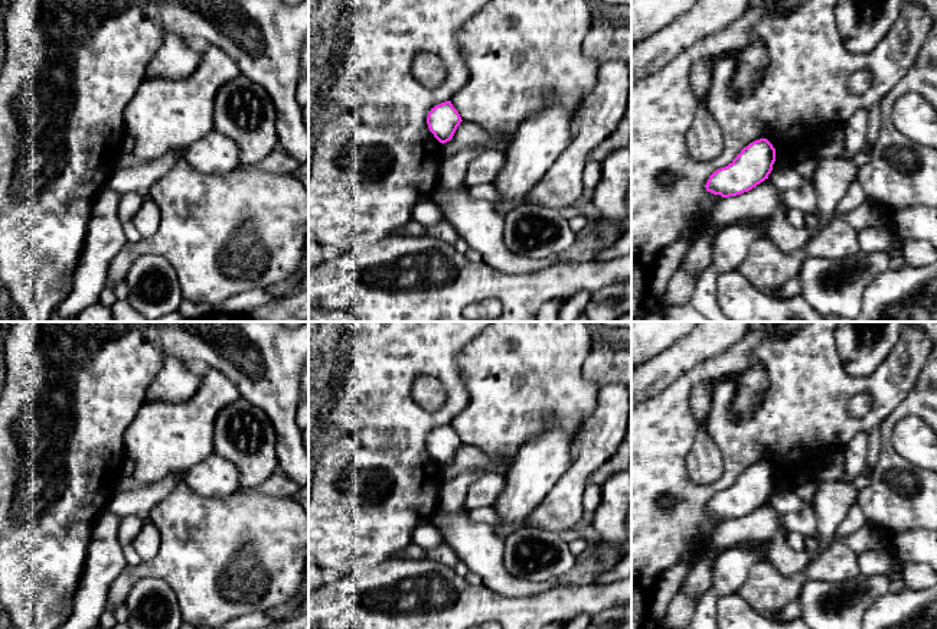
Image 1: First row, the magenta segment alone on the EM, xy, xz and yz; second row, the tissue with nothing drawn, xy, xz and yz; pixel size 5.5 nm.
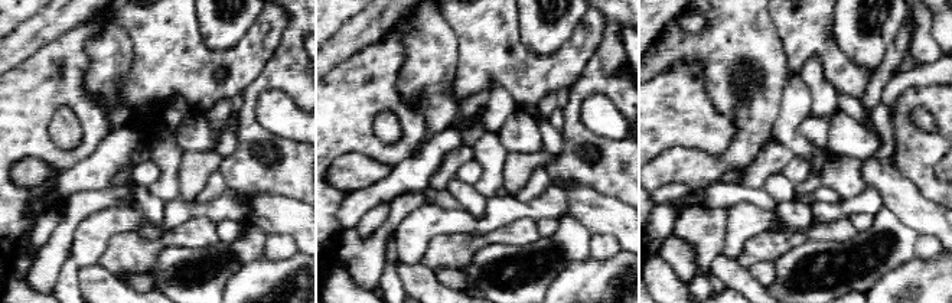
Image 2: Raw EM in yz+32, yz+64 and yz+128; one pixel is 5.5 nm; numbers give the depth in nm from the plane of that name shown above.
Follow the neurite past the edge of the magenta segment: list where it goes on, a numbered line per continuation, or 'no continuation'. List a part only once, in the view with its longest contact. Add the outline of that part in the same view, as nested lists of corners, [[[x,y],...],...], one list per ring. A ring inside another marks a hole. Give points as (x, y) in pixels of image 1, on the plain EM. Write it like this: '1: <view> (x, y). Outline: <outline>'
no continuation

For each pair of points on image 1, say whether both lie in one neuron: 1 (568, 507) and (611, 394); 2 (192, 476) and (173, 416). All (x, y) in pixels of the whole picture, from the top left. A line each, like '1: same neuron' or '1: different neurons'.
1: same neuron
2: different neurons

